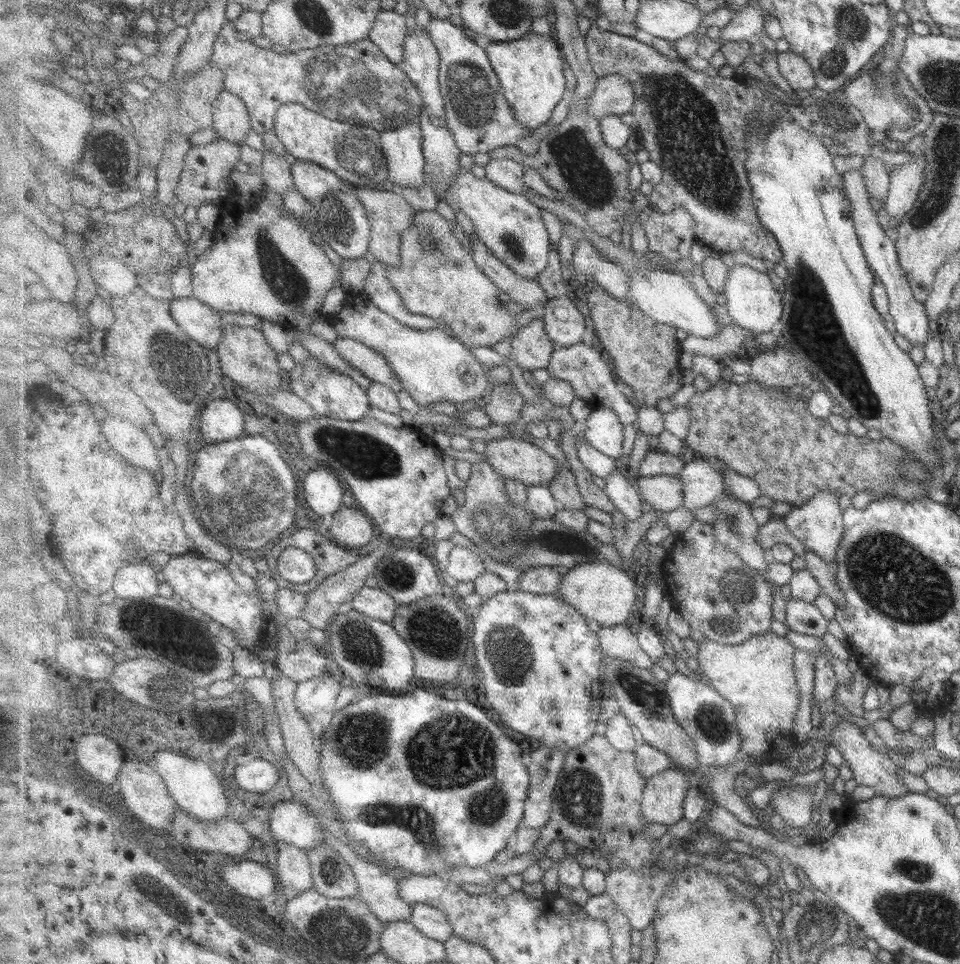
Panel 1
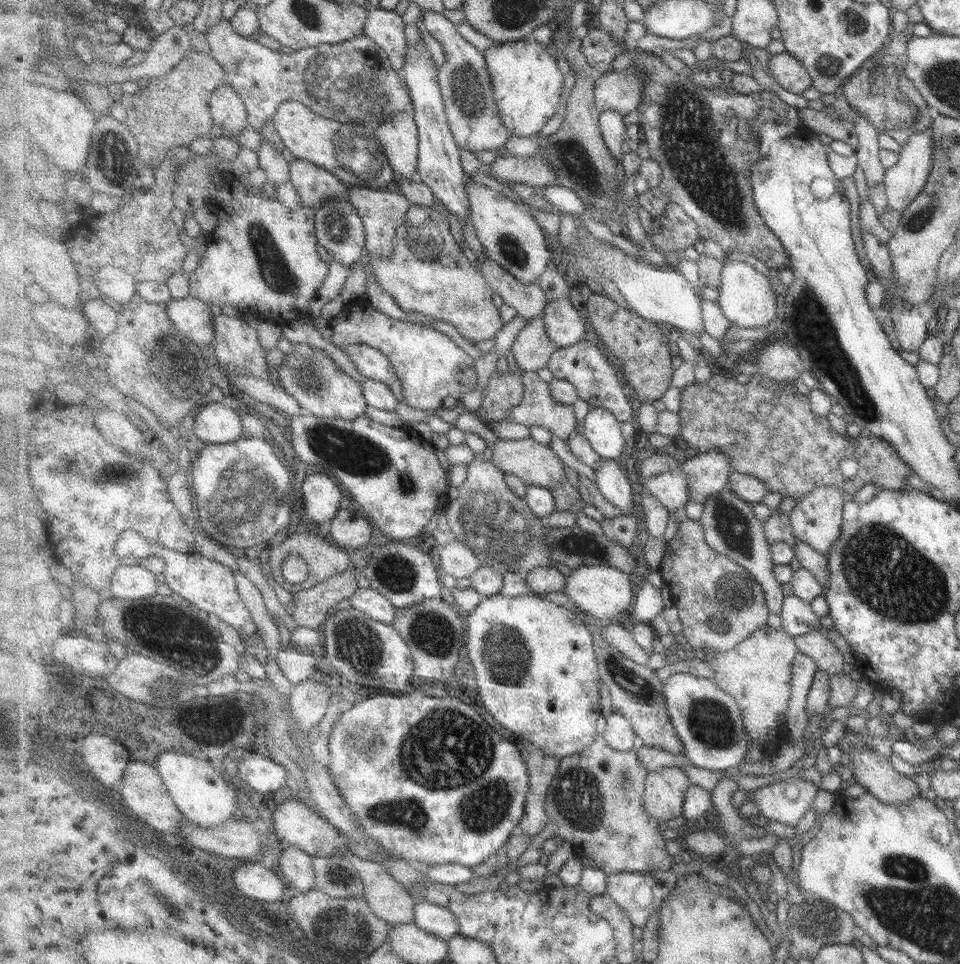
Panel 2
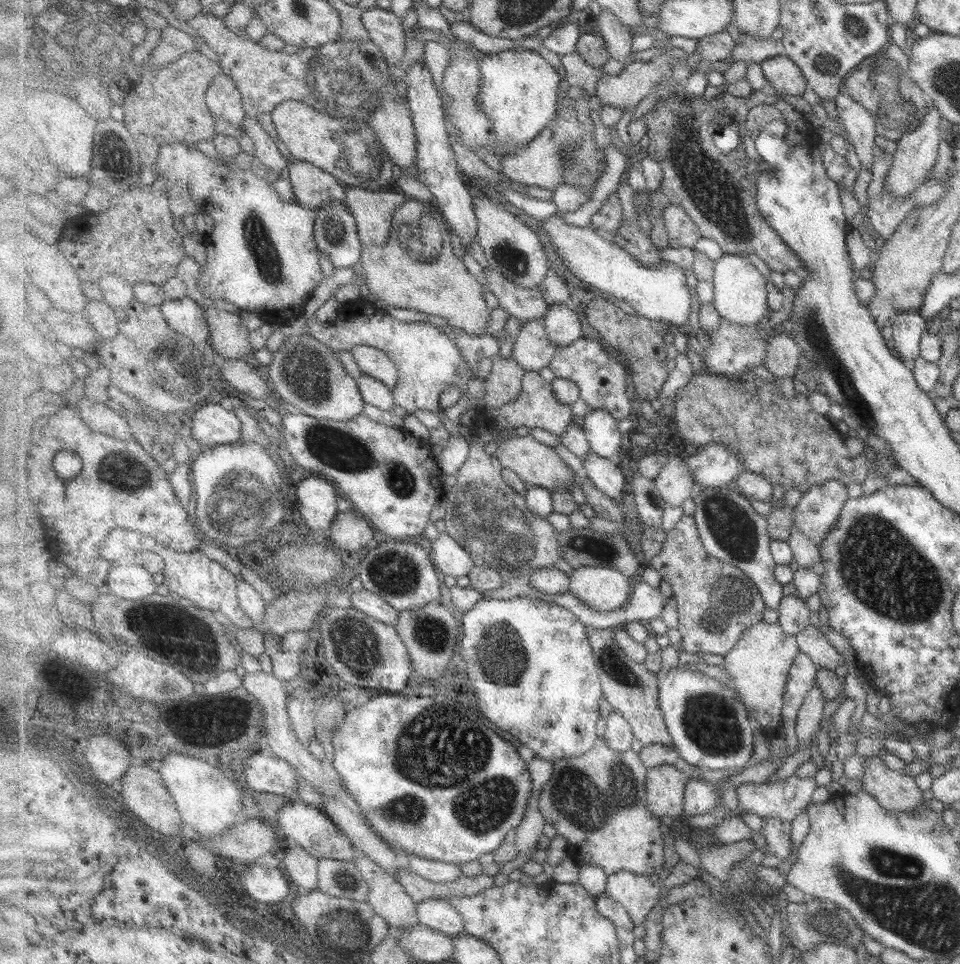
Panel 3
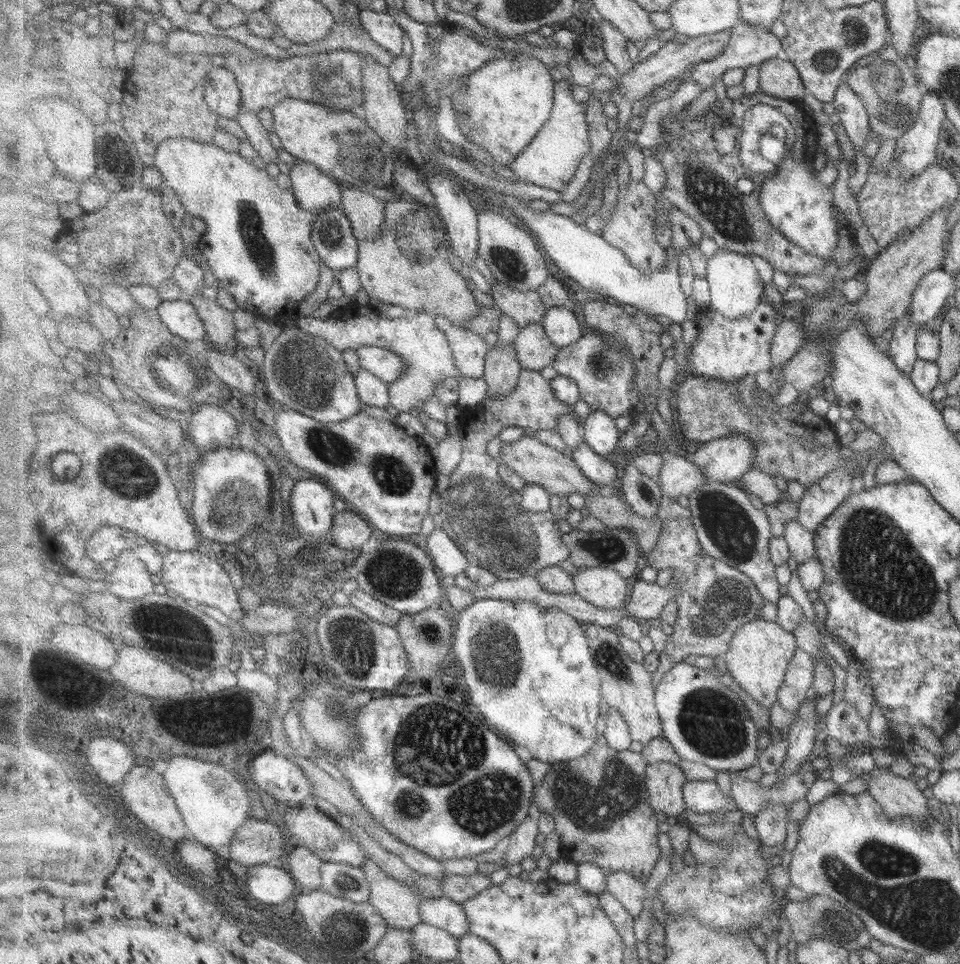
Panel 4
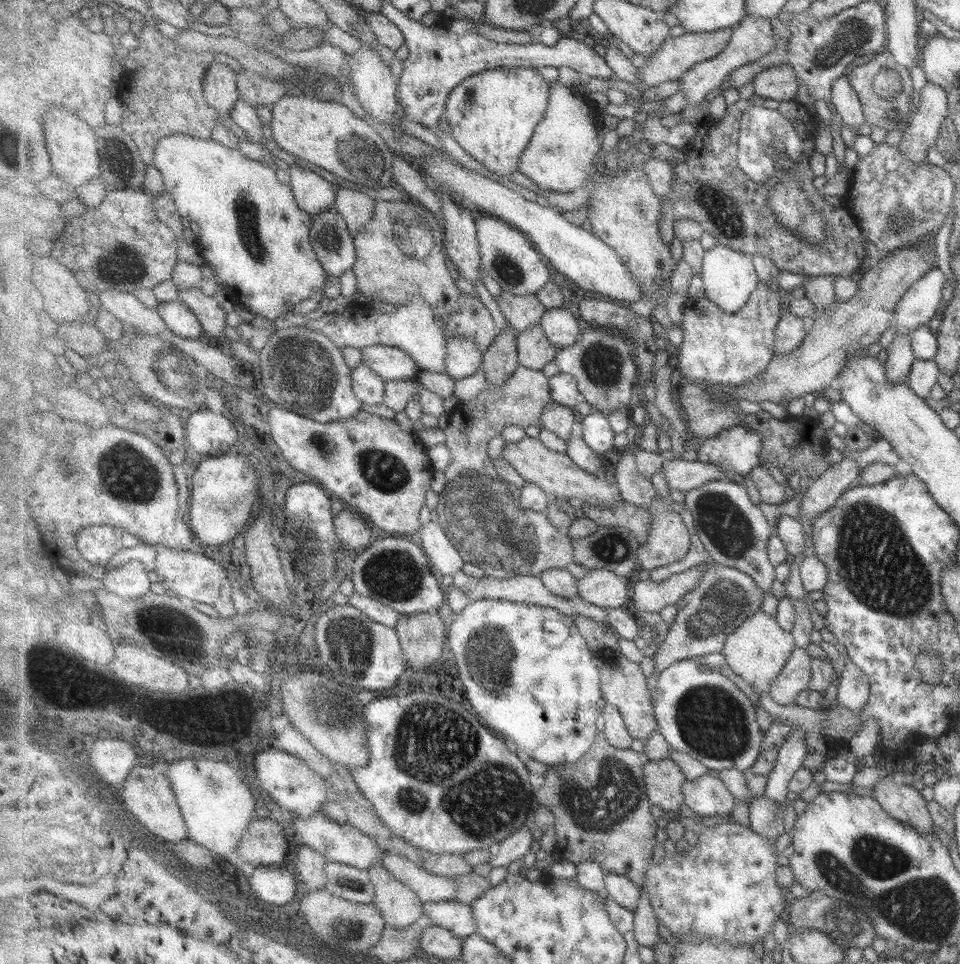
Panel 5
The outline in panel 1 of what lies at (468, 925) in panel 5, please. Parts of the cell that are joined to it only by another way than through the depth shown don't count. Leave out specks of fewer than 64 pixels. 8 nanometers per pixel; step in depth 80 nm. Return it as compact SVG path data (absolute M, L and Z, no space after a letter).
M414 905L410 921L419 929L419 932L433 940L446 943L454 936L454 928L451 926L449 917L442 909L435 908L434 905Z

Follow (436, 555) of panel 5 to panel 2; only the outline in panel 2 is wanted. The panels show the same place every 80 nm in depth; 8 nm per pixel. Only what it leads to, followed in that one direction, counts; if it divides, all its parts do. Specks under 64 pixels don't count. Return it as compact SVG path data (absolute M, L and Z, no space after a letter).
M460 541L438 547L437 551L440 570L456 580L469 580L482 566L476 553Z

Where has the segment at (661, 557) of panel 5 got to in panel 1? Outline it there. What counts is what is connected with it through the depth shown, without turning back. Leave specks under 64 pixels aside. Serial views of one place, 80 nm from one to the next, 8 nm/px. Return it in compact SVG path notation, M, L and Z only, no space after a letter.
M696 522L687 531L676 537L676 542L664 560L663 577L672 595L673 610L689 624L693 641L712 640L724 645L744 643L757 635L771 632L774 619L775 593L771 583L759 572L745 565L745 562L731 550L719 544L713 526Z

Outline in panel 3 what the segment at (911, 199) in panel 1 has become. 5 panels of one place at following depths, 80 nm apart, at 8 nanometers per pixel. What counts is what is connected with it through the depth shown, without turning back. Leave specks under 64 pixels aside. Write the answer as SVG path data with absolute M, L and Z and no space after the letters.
M926 102L925 114L919 123L919 128L895 142L896 151L892 155L892 165L885 180L887 189L894 190L895 197L907 198L913 195L923 183L923 178L926 178L933 168L939 142L939 120L941 120L939 112L931 107L931 102Z

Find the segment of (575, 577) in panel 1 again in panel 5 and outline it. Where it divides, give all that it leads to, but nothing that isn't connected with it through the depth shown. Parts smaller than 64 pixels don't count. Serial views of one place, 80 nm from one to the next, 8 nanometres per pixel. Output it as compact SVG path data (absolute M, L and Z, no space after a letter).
M591 569L578 580L579 596L586 602L612 612L628 607L629 579L606 569Z

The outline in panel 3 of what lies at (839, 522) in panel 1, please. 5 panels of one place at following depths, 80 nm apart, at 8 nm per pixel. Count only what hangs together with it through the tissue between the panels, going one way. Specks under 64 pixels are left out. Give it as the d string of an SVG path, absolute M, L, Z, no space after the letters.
M828 480L821 486L810 488L794 507L794 526L815 545L821 545L835 523L839 523L847 499L844 480Z

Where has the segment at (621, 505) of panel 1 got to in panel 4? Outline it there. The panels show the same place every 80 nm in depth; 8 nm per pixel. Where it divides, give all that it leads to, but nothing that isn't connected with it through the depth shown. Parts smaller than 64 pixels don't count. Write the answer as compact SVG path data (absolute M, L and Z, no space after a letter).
M582 444L569 452L585 476L588 476L601 488L606 489L607 492L616 492L613 489L617 482L617 476L619 476L619 470L607 460L607 457L597 454L587 444Z

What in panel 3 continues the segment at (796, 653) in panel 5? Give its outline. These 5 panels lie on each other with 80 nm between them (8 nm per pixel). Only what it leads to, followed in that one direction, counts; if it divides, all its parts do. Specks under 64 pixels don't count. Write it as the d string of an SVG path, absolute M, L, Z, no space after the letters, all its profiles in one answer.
M800 652L795 657L793 667L790 671L790 679L787 680L787 687L784 694L785 703L782 710L782 715L784 718L784 721L782 722L782 727L786 735L786 751L783 754L778 755L783 755L784 757L787 757L789 754L797 752L797 748L799 746L799 737L796 720L798 719L798 712L801 710L806 696L809 694L810 690L815 686L816 682L818 681L818 668L819 667L815 665L815 662L811 660L811 657L807 656L807 653Z

